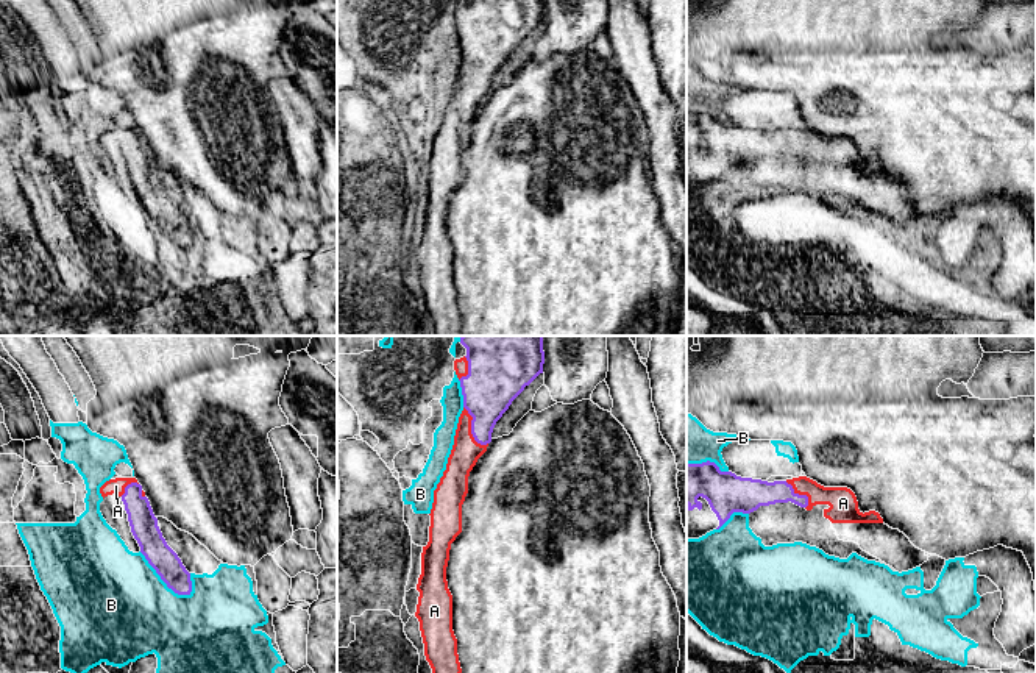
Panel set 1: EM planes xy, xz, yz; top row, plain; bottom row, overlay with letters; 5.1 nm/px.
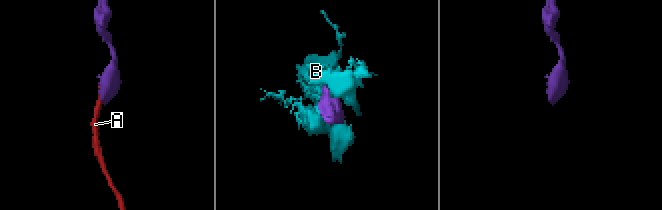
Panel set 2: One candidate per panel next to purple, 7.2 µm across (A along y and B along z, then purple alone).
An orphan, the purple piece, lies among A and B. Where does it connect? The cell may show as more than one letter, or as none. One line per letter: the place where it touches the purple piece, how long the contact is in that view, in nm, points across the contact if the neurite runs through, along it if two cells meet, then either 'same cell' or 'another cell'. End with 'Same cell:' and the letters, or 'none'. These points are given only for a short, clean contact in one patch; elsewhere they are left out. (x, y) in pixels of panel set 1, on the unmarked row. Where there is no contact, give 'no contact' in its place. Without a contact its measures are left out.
A: xz (471, 78) | 240 nm | same cell
B: xy (163, 230) | 340 nm | another cell
Same cell: A

